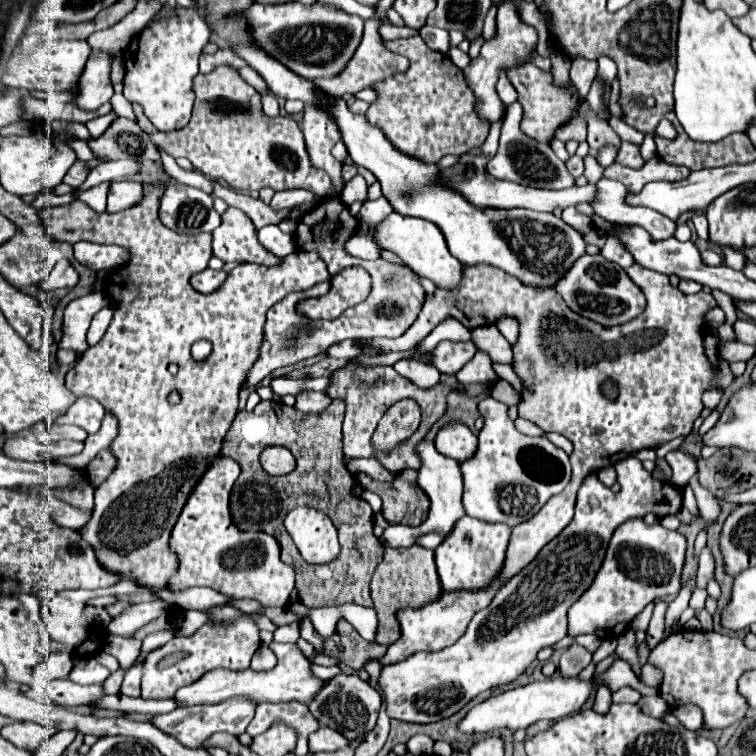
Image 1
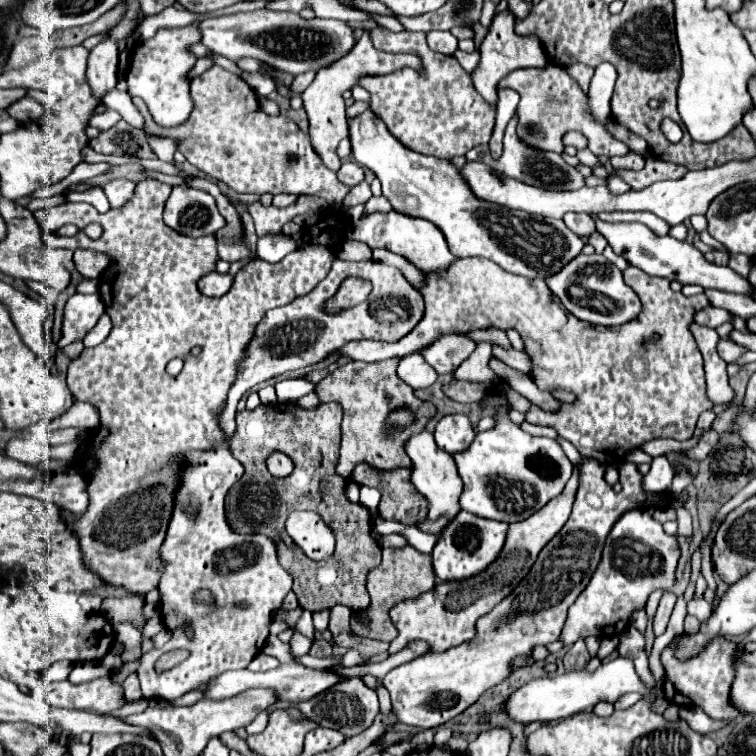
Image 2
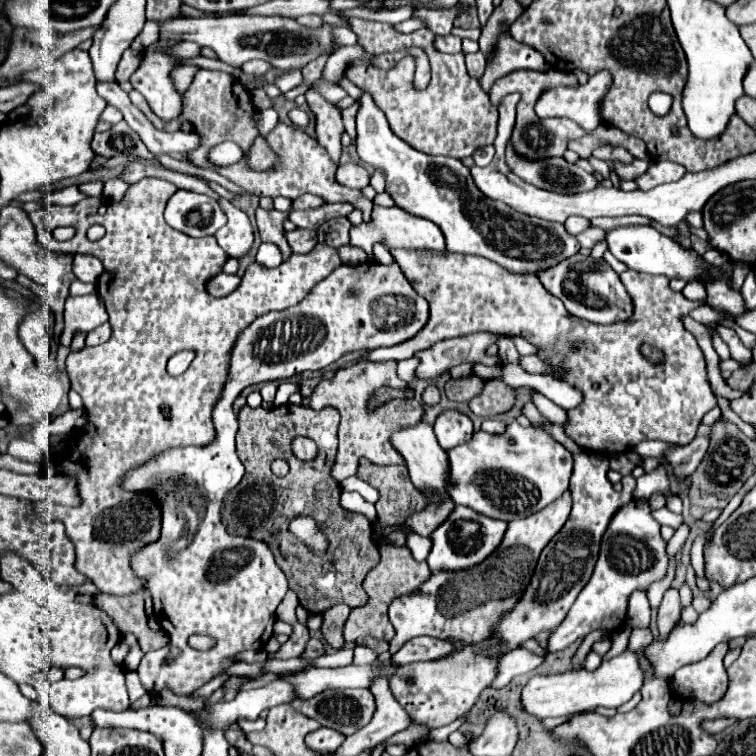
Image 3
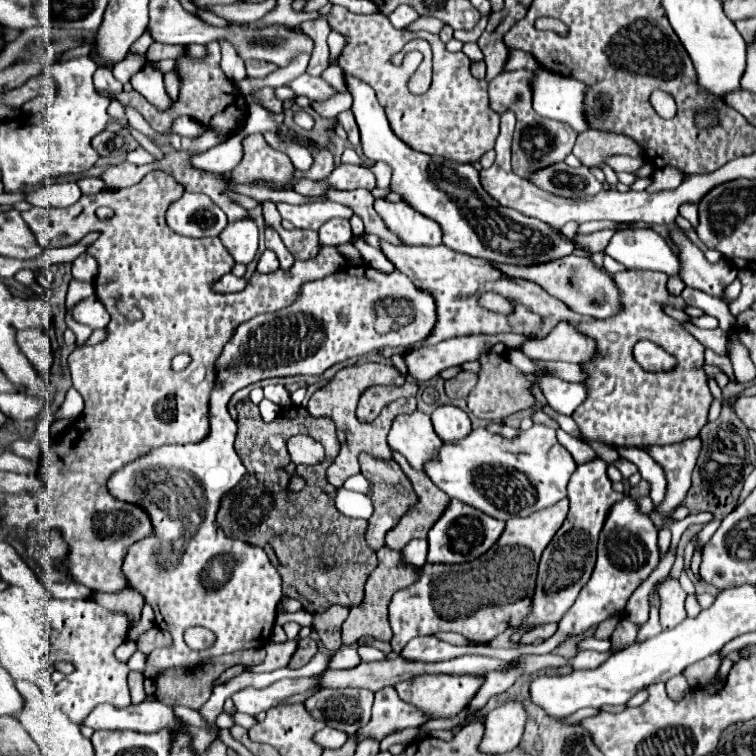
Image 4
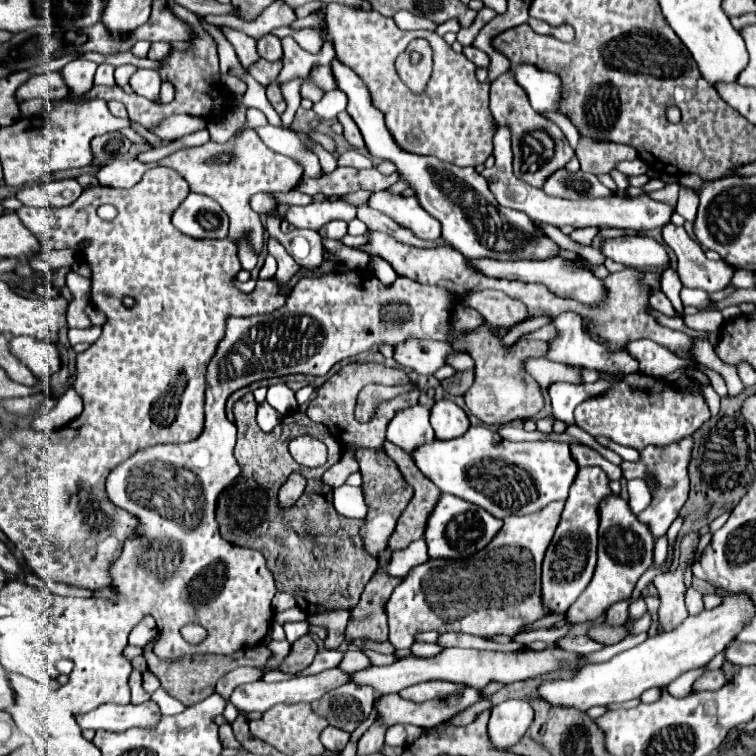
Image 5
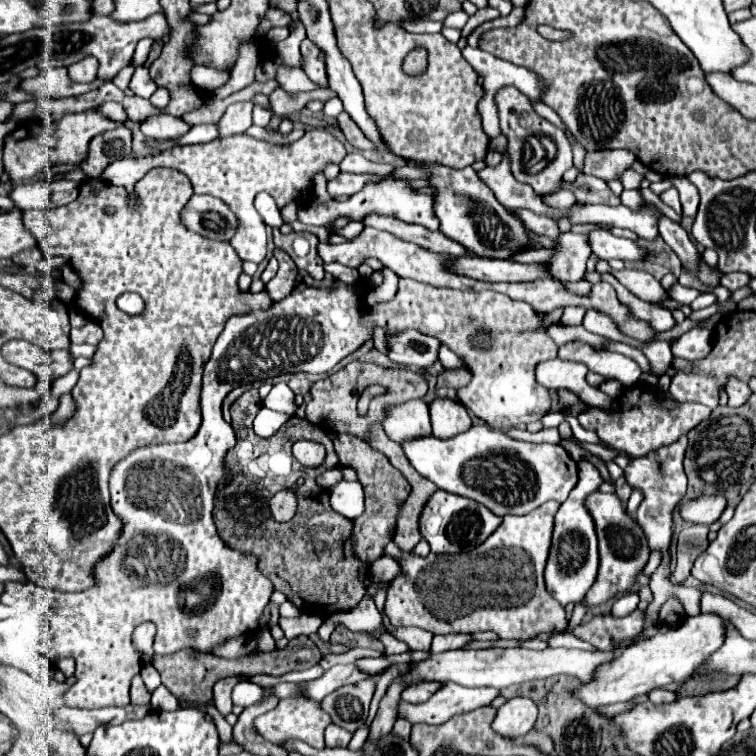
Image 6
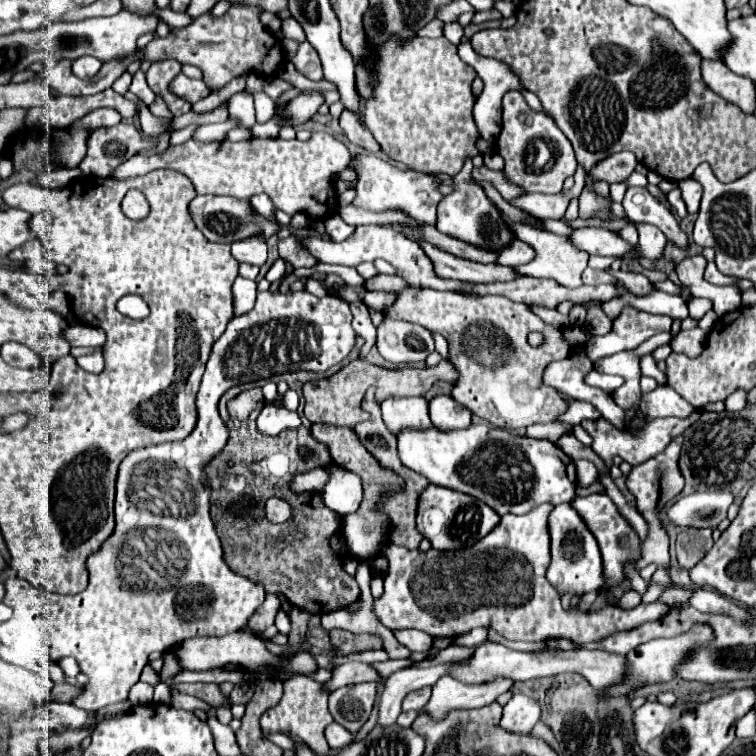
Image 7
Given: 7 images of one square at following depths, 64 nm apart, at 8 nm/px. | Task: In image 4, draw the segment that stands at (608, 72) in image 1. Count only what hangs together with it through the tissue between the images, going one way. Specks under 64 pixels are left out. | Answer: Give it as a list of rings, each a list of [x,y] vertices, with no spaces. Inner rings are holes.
[[[538,68],[532,74],[532,108],[536,114],[568,122],[576,132],[588,130],[584,120],[584,84]]]

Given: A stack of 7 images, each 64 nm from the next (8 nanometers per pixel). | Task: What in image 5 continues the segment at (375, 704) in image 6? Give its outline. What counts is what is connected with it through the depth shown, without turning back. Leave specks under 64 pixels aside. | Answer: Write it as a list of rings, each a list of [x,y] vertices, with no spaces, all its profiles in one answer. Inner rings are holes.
[[[373,707],[372,712],[368,716],[368,718],[352,732],[350,737],[350,742],[357,742],[359,738],[368,730],[368,728],[374,723],[376,718],[376,709]]]

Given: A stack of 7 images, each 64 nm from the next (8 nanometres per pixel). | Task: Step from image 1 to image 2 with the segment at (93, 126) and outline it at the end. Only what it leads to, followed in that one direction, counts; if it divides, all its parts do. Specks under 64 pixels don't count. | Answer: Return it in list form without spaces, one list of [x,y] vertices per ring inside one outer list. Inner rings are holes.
[[[106,110],[106,112],[102,112],[102,114],[96,114],[96,116],[92,118],[92,124],[90,124],[90,126],[96,126],[96,128],[100,128],[100,130],[108,130],[108,128],[112,128],[120,118],[122,118],[122,116],[120,116],[116,110]]]

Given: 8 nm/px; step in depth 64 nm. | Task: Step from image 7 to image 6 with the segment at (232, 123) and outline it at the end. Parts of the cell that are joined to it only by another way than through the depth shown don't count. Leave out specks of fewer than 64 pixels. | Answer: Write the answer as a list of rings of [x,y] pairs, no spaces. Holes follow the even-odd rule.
[[[200,124],[200,126],[192,126],[190,132],[186,132],[178,144],[198,144],[198,142],[210,142],[218,138],[218,126],[216,124]]]

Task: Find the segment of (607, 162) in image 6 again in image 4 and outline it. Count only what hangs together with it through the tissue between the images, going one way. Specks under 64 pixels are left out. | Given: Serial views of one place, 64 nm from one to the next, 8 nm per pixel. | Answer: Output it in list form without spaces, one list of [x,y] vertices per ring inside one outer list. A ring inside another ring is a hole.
[[[600,130],[578,134],[576,144],[574,144],[574,156],[586,168],[598,168],[606,162],[606,158],[616,156],[616,154],[636,158],[636,156],[642,156],[642,148],[626,136],[600,132]]]

